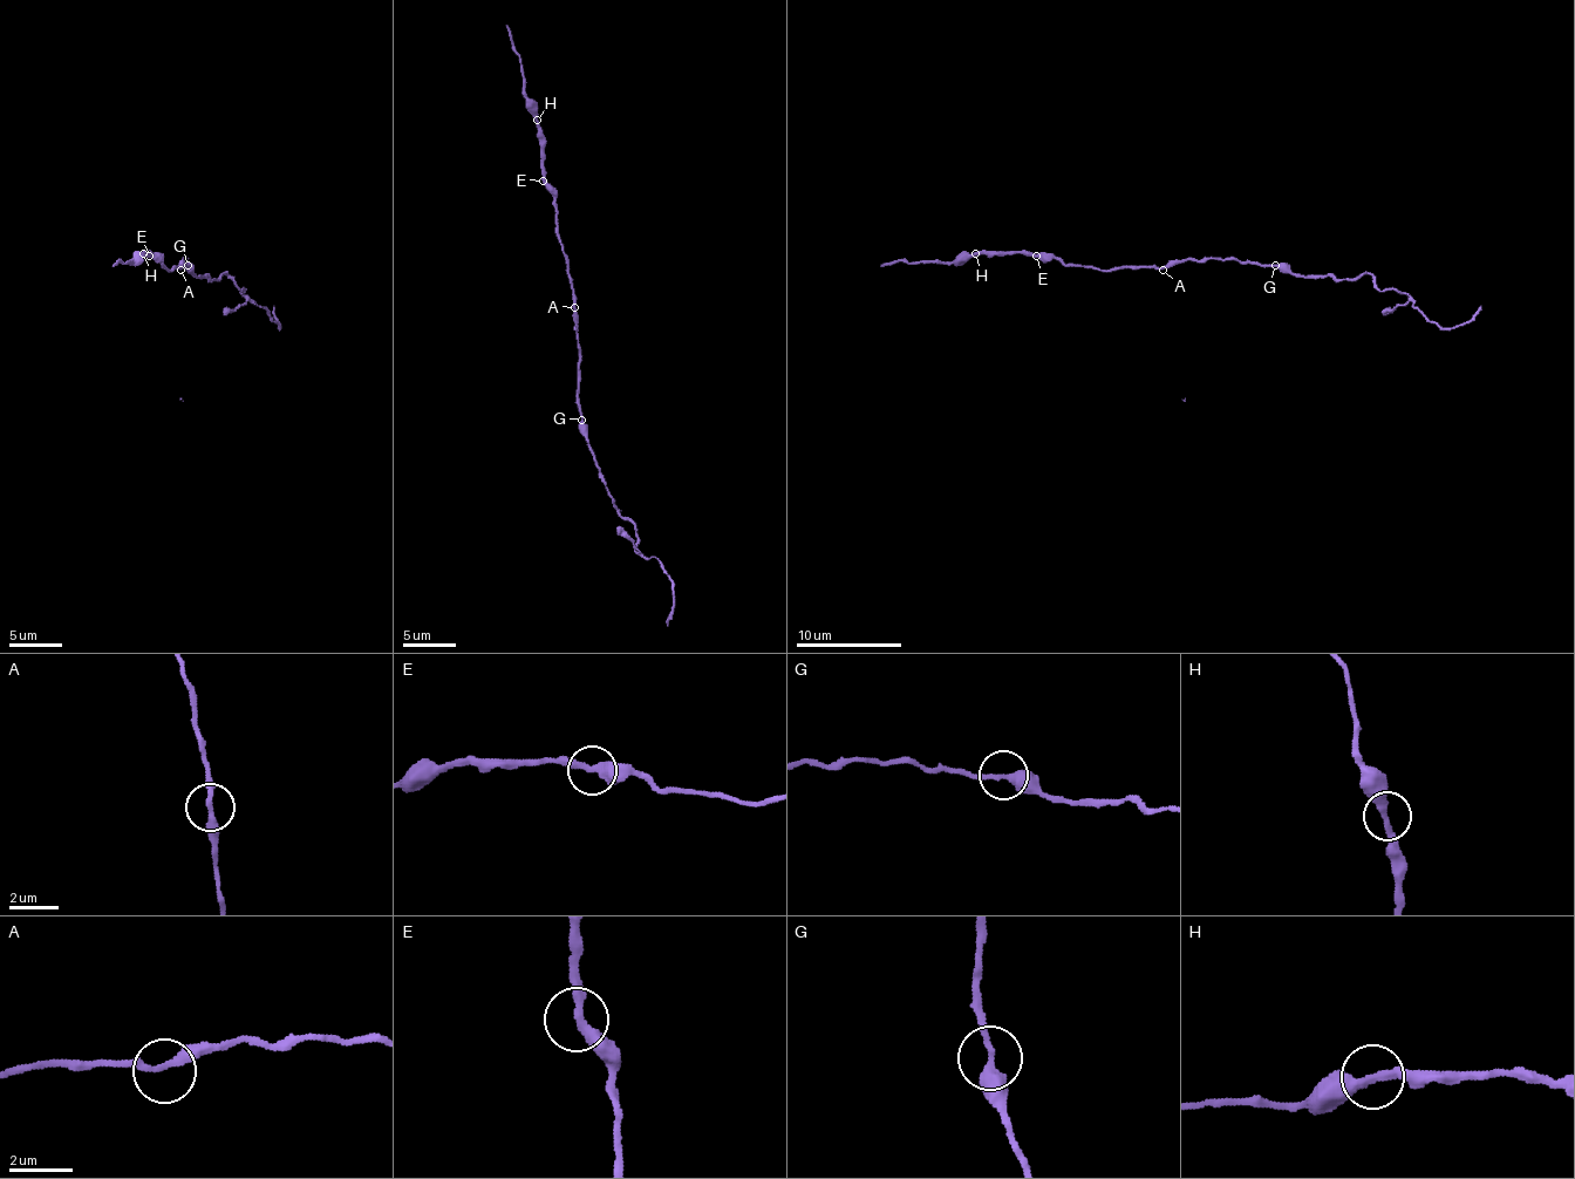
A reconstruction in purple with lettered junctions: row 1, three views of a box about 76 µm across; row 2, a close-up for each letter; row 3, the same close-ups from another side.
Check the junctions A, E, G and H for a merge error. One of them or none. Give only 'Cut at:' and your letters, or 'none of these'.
Cut at: none of these

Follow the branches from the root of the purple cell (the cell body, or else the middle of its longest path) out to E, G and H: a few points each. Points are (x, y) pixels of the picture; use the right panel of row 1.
E: (1202, 259), (1181, 259), (1163, 266), (1095, 270), (1036, 256)
G: (1202, 259), (1274, 264)
H: (1202, 259), (1181, 259), (1163, 266), (1095, 270), (1063, 264), (1057, 259), (1042, 259), (1036, 253), (975, 253)

